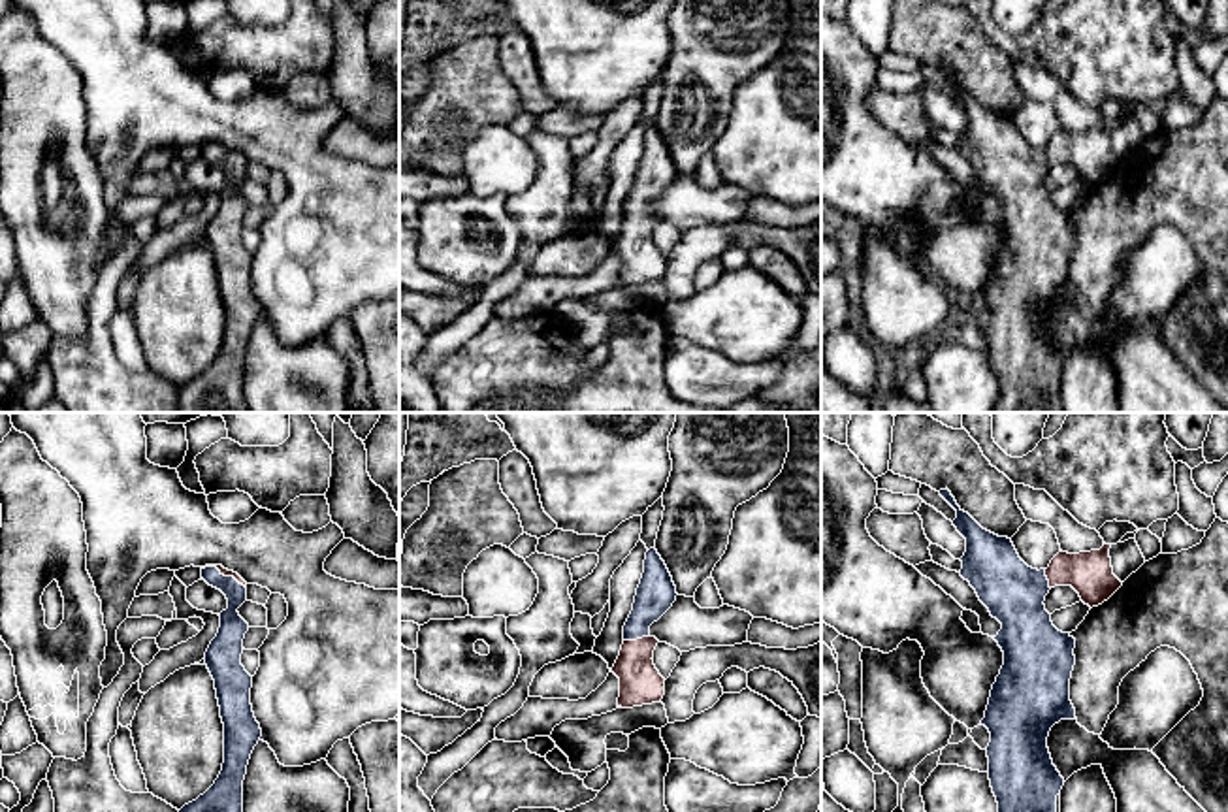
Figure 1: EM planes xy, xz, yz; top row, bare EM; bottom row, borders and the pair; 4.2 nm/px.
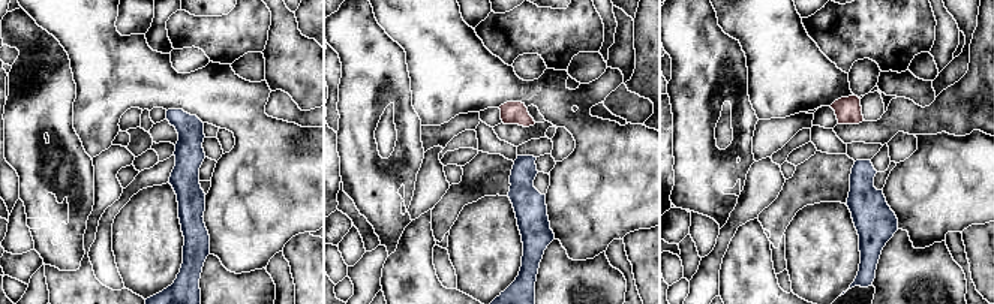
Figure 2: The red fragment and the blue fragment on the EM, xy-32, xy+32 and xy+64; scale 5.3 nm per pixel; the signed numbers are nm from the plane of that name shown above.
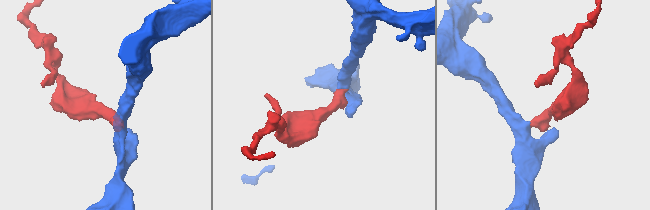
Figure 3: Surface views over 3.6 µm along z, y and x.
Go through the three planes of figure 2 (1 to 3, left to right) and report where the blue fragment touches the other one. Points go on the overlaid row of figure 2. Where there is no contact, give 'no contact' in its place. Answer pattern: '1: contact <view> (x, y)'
1: no contact
2: no contact
3: no contact

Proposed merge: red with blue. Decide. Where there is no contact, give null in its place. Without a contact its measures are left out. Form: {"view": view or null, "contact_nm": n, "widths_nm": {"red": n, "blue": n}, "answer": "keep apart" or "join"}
{"view": "xy", "contact_nm": 220, "widths_nm": {"red": 30, "blue": 120}, "answer": "join"}

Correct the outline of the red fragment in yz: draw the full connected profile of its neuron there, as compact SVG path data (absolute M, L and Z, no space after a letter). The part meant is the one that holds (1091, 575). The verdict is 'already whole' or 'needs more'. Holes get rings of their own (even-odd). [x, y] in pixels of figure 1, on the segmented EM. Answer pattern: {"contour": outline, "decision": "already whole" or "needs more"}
{"contour": "M951 492L940 495L957 511L953 526L966 539L961 558L961 577L970 582L991 616L1002 624L993 637L1004 652L1004 665L993 684L981 725L991 733L987 746L989 780L998 803L998 812L1057 812L1057 795L1064 778L1053 765L1047 737L1060 720L1075 720L1070 701L1070 678L1075 665L1075 639L1058 631L1045 610L1045 595L1055 586L1072 586L1085 605L1098 607L1107 601L1123 582L1113 575L1109 548L1068 554L1058 552L1047 569L1028 567L1017 554L1011 539L983 529L964 512Z", "decision": "needs more"}

